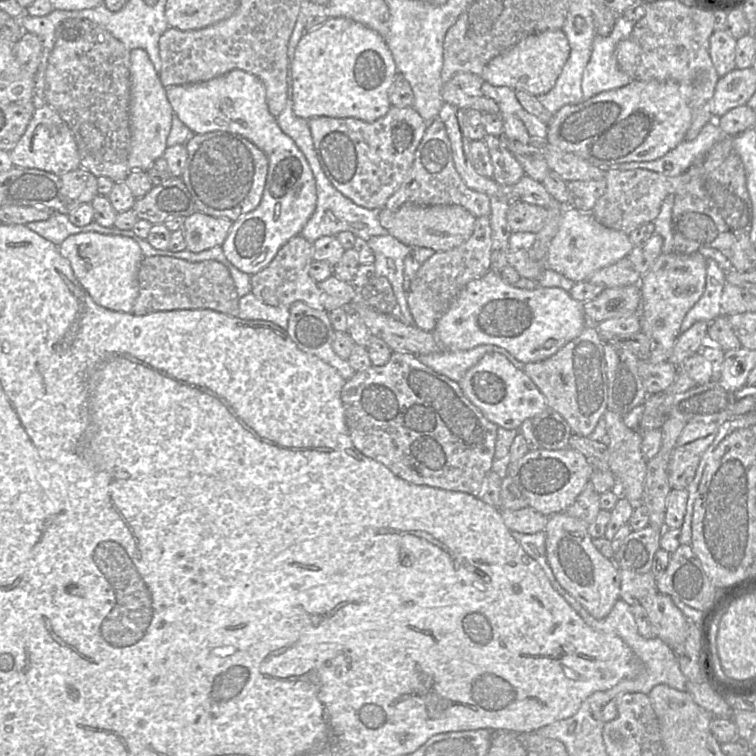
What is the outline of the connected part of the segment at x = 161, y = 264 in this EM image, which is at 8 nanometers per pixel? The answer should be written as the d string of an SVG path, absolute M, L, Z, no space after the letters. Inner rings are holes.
M174 256L144 257L138 272L139 294L132 307L134 315L177 309L212 309L238 317L239 299L229 269L216 260L189 262Z

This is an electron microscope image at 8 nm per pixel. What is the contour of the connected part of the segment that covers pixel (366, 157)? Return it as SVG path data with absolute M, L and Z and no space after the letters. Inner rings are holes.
M392 105L384 116L371 123L356 118L320 116L308 119L308 125L320 166L331 184L355 204L372 210L384 207L388 198L403 182L427 128L427 122L413 107L398 108Z

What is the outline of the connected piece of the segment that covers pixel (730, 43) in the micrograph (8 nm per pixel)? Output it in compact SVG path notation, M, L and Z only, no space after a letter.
M715 30L709 39L709 54L719 74L724 76L736 68L737 40L727 30Z

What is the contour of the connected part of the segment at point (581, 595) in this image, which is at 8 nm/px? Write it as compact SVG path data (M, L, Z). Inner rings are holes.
M564 512L549 516L545 527L546 553L548 565L560 586L592 617L601 619L620 598L620 569L594 546L587 524Z

